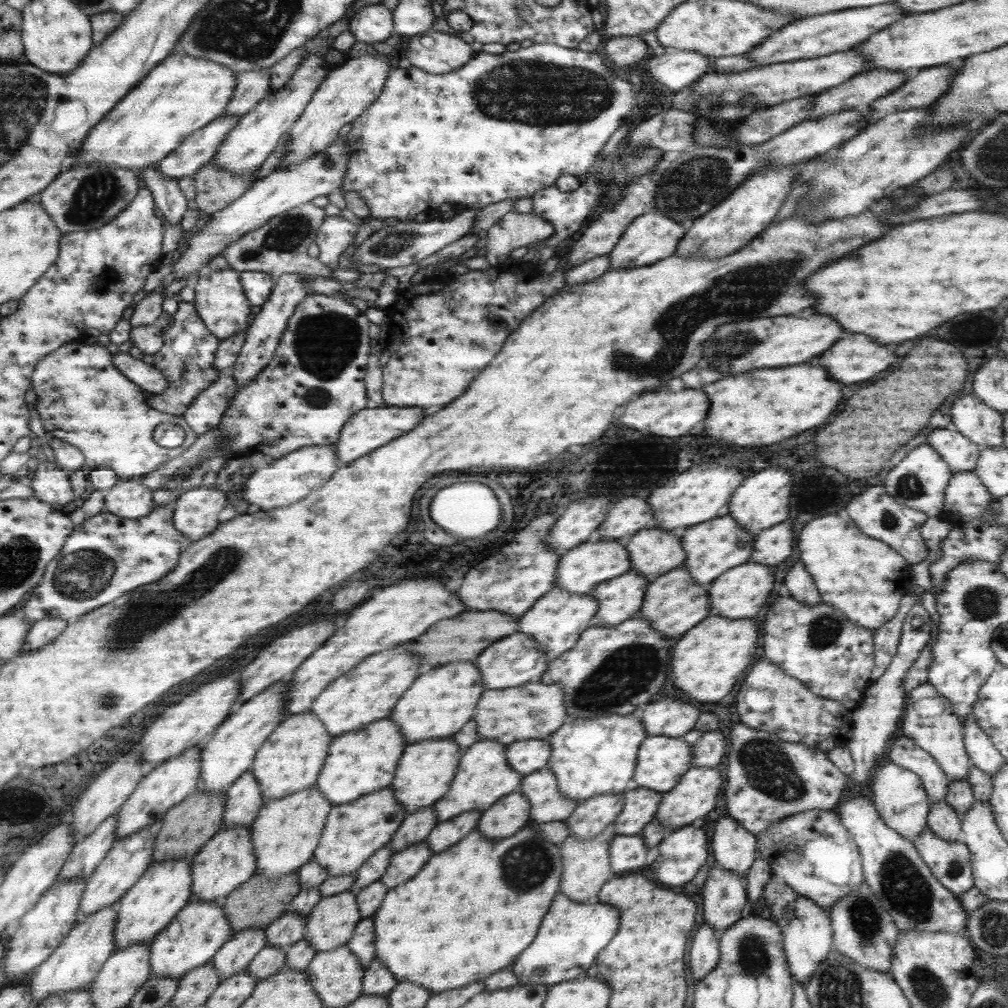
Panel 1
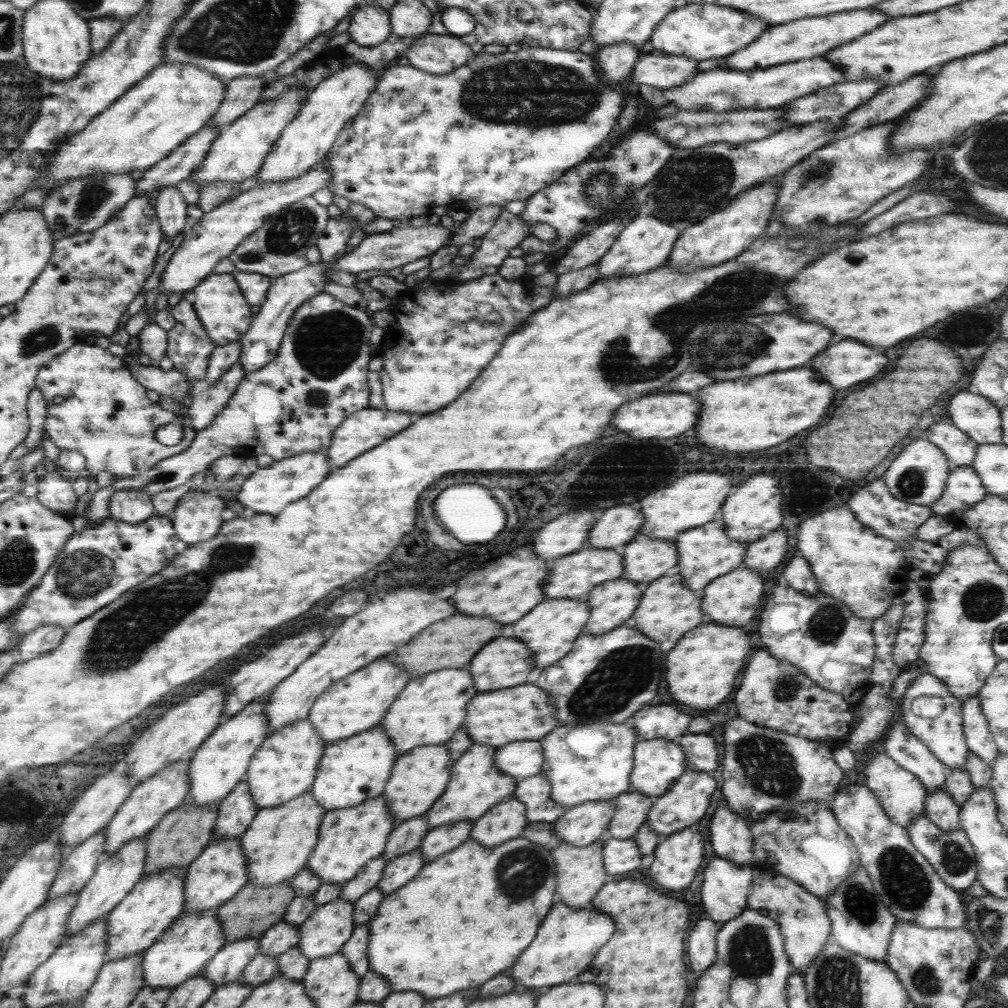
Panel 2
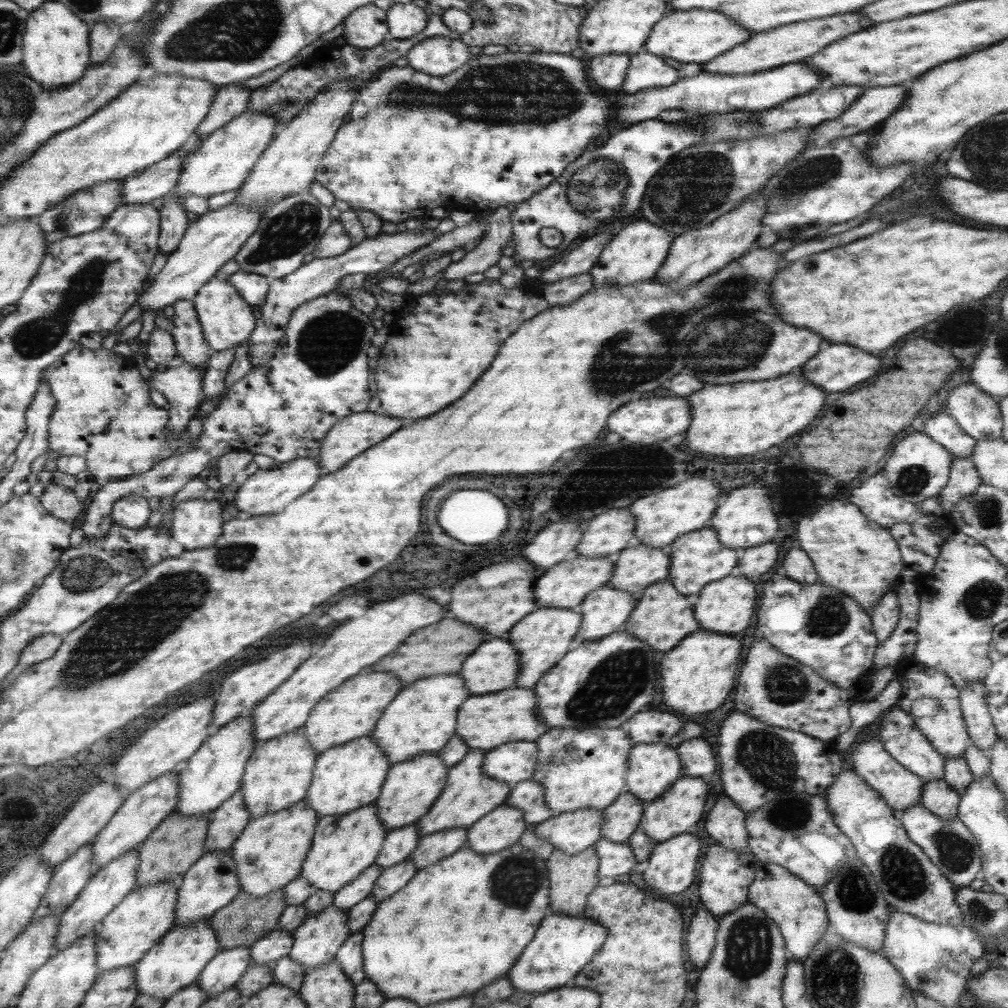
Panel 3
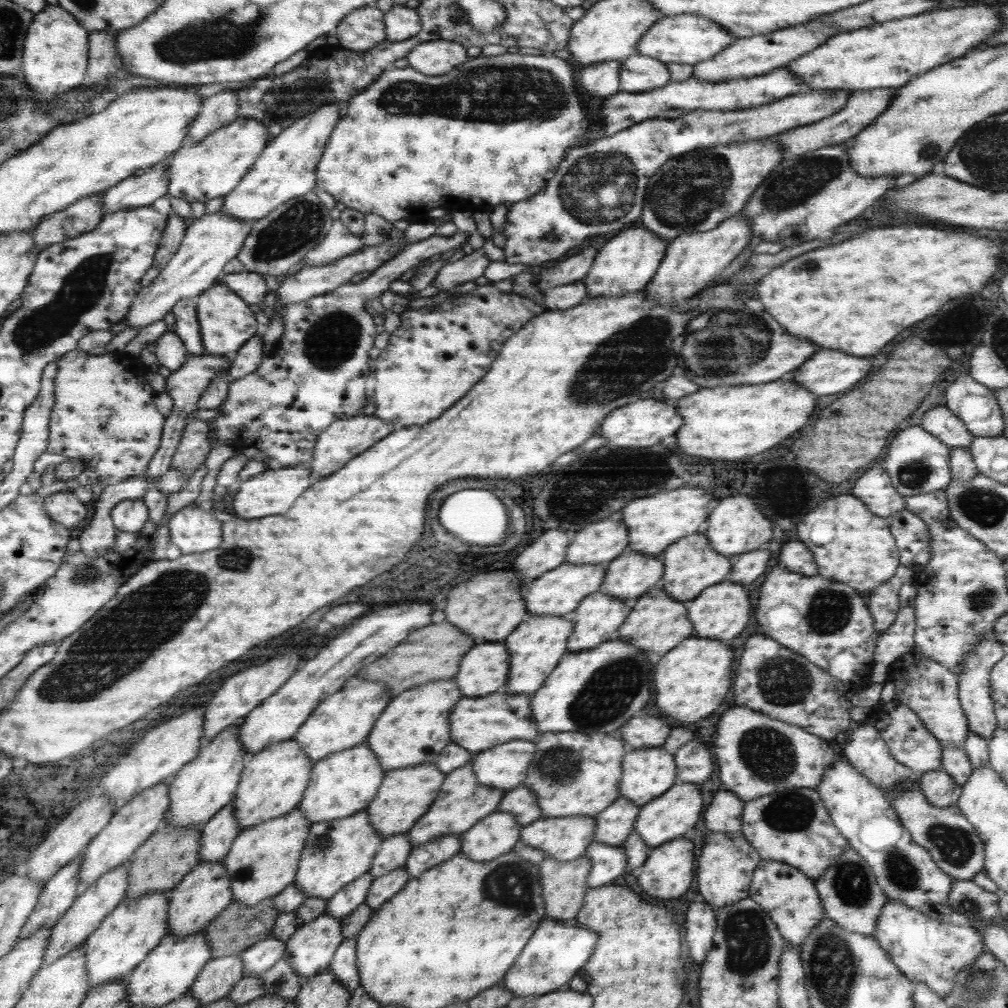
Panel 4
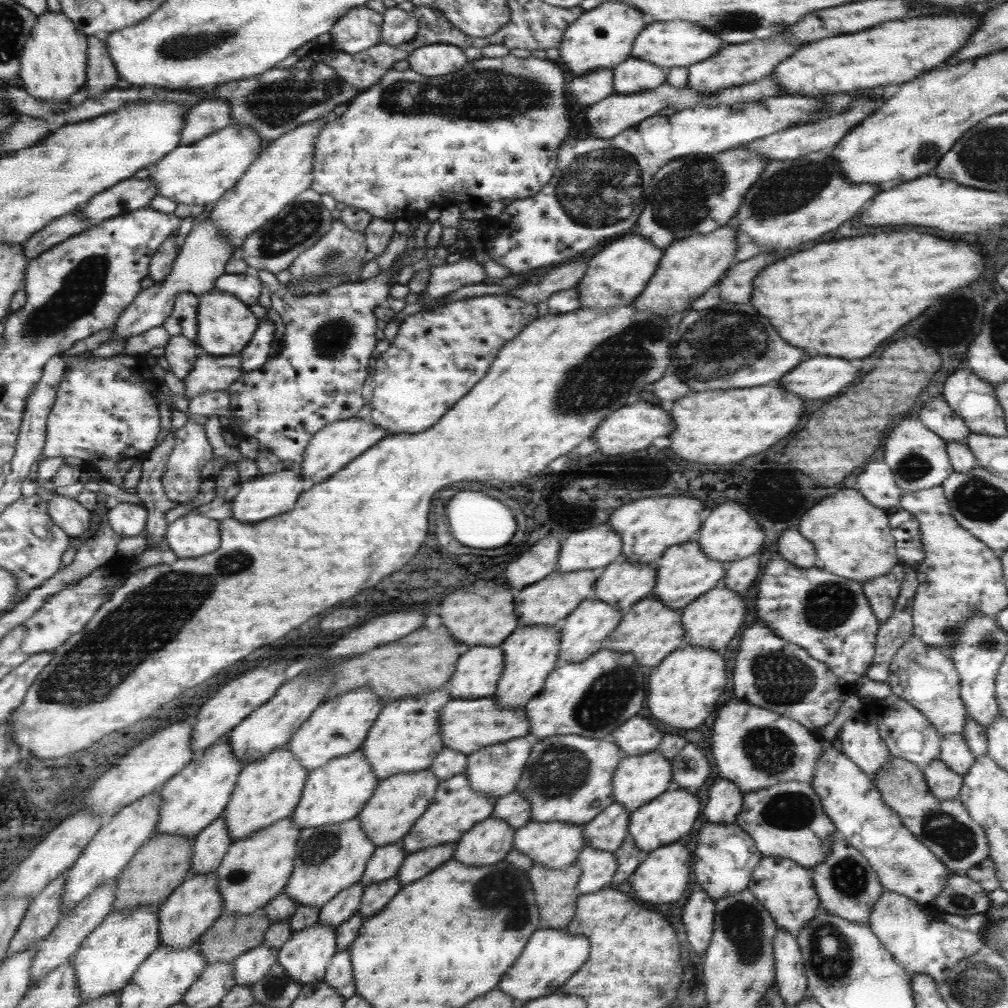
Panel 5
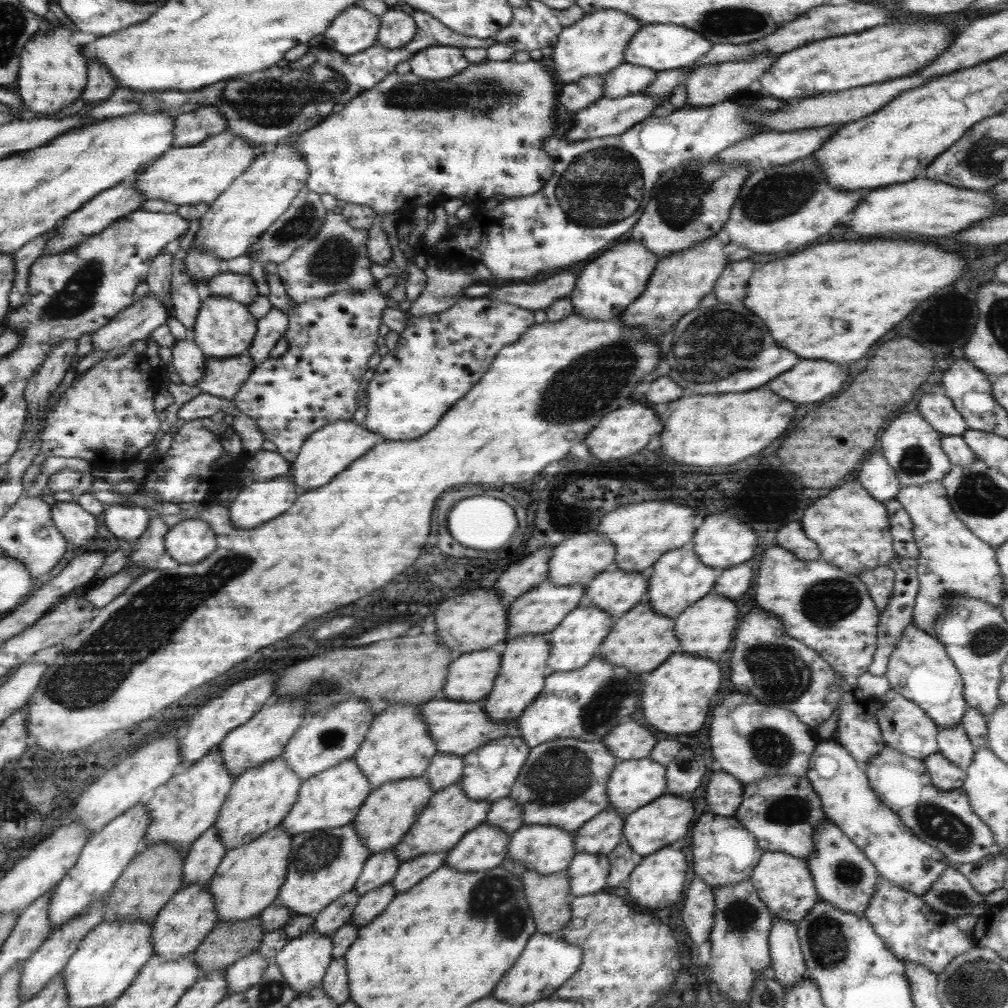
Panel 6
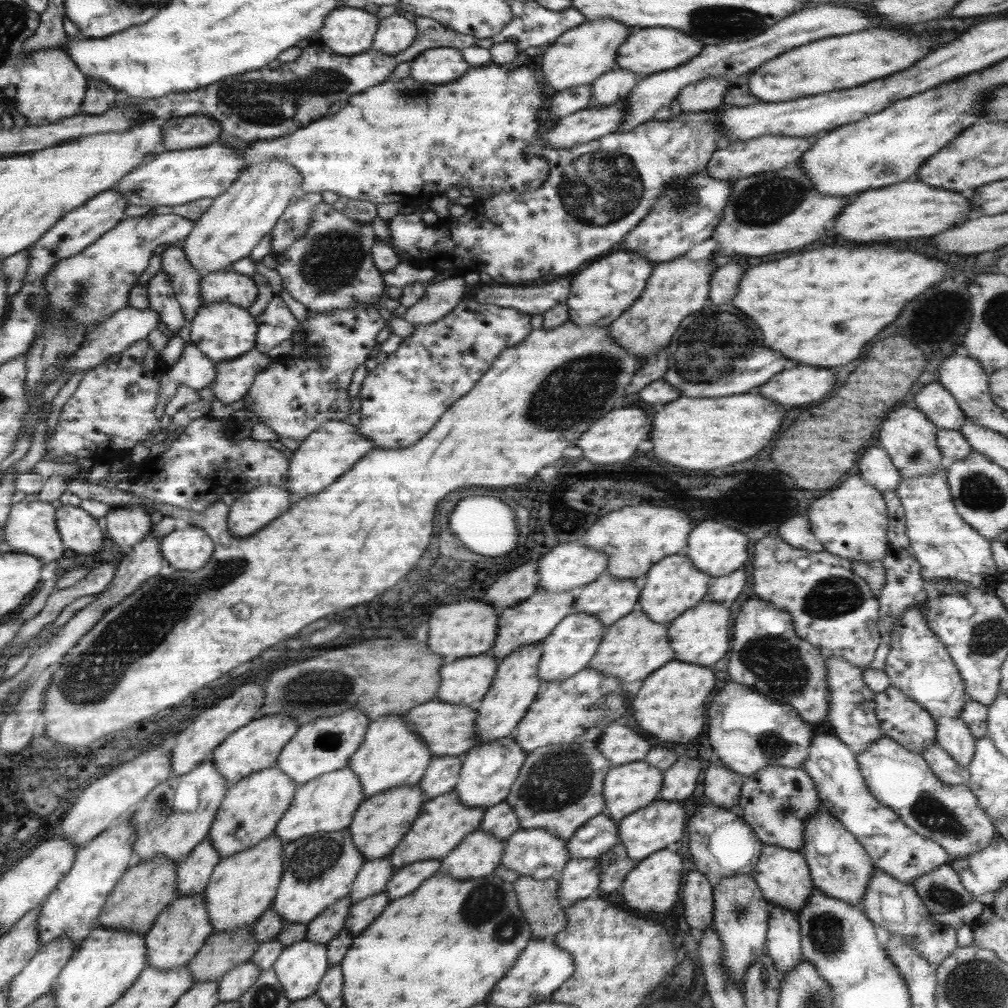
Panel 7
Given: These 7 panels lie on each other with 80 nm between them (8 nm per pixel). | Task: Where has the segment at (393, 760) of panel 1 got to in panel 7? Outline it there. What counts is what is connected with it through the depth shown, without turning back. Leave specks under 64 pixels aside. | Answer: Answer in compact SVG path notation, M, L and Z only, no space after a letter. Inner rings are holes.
M349 767L326 772L317 778L295 786L293 800L276 822L274 832L284 843L314 832L333 832L347 829L355 809L364 799L359 779Z

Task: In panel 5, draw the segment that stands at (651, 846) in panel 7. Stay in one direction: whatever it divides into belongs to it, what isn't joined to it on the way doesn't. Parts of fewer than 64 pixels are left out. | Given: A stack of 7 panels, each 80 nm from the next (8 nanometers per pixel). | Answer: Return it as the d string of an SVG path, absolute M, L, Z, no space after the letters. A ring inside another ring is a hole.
M671 786L655 799L628 813L627 832L633 837L633 842L639 852L647 854L660 846L675 841L679 842L679 838L685 839L699 815L699 802L695 794L690 793L687 789Z

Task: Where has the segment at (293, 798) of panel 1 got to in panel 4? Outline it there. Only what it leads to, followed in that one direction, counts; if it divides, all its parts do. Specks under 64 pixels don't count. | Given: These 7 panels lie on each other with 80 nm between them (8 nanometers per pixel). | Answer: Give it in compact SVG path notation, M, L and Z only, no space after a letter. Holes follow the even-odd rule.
M296 806L284 815L262 820L259 824L239 831L221 862L229 878L232 901L253 906L260 900L275 897L285 886L292 884L309 825L310 822L304 819Z

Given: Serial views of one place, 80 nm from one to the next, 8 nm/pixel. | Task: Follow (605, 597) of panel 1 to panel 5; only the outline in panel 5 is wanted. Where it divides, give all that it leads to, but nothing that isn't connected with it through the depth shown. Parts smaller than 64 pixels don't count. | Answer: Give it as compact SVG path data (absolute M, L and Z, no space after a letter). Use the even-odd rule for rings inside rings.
M595 598L581 600L581 602L563 618L560 630L557 665L563 663L574 663L591 656L602 648L603 643L608 640L609 634L613 632L616 624L621 620L622 612Z

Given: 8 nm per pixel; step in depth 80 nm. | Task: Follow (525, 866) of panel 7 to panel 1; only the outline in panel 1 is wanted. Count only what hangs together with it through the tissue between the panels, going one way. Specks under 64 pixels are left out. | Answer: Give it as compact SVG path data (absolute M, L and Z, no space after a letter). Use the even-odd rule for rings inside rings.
M622 793L600 794L583 799L565 819L569 835L584 841L613 823L622 809Z

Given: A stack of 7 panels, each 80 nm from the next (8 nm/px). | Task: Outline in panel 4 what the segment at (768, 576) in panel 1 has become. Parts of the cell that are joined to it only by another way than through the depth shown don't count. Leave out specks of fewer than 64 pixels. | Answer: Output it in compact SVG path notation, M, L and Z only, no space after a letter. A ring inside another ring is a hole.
M725 578L717 584L704 588L695 598L685 605L687 620L693 627L692 636L702 639L718 640L726 645L733 640L749 622L749 600L747 589Z

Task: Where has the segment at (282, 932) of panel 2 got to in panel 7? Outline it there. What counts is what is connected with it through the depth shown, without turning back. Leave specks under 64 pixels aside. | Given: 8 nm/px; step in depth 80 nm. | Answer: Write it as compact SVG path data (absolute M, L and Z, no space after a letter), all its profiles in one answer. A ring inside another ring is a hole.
M250 960L232 966L219 979L218 1003L235 1002L257 980L260 970Z

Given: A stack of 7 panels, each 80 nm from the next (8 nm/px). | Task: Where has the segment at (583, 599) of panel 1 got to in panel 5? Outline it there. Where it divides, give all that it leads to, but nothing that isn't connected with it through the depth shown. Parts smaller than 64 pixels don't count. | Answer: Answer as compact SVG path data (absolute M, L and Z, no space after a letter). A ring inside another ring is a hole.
M561 624L555 625L529 625L513 629L512 634L506 636L499 648L503 653L503 670L501 671L497 687L494 691L493 698L495 702L503 708L523 707L524 704L537 694L545 681L548 672L551 672L557 666L559 639Z

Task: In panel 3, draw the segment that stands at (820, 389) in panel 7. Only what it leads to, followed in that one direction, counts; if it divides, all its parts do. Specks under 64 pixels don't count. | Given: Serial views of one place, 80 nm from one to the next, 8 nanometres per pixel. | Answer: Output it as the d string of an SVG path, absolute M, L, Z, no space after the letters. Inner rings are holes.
M821 342L819 352L807 360L803 376L823 392L847 390L849 386L871 378L879 370L879 360L847 344Z

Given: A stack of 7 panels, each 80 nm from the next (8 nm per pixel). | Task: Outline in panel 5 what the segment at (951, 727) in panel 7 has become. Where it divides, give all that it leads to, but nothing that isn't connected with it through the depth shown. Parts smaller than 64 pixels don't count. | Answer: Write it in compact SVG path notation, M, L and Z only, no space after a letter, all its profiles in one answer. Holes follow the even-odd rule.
M944 734L939 739L939 748L938 759L959 776L964 776L976 761L960 734Z

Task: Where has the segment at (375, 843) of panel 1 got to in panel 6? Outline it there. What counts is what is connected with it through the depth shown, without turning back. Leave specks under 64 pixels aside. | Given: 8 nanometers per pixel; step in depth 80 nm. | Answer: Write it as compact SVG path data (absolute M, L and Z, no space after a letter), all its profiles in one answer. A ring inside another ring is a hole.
M351 823L337 828L317 829L316 831L300 832L291 837L291 846L288 855L288 864L285 870L285 879L279 887L279 899L293 915L315 915L327 904L339 898L341 894L353 889L355 880L359 877L365 860L369 859L368 848L359 840Z

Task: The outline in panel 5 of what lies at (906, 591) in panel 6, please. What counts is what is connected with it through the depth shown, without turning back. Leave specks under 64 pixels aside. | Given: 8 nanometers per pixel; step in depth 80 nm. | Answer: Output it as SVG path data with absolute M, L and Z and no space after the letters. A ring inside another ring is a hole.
M901 563L904 578L889 618L879 625L876 632L872 663L867 667L866 677L873 681L886 681L889 663L899 647L912 635L912 600L916 591L915 566Z

